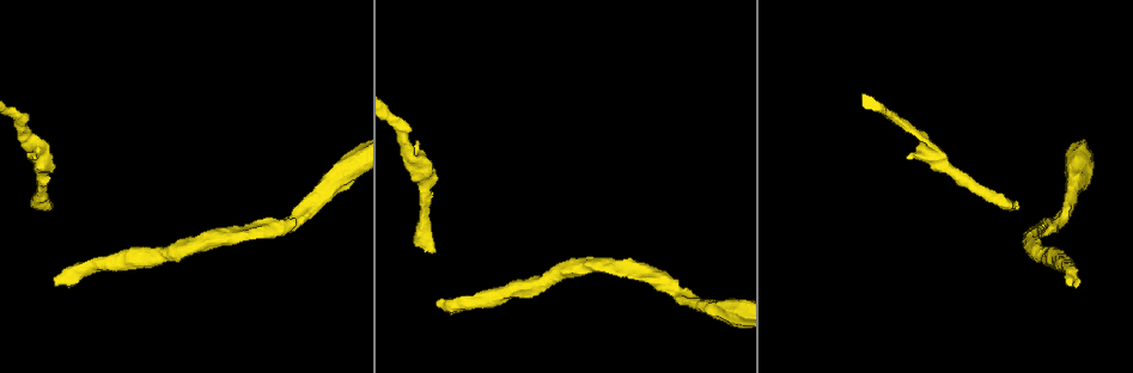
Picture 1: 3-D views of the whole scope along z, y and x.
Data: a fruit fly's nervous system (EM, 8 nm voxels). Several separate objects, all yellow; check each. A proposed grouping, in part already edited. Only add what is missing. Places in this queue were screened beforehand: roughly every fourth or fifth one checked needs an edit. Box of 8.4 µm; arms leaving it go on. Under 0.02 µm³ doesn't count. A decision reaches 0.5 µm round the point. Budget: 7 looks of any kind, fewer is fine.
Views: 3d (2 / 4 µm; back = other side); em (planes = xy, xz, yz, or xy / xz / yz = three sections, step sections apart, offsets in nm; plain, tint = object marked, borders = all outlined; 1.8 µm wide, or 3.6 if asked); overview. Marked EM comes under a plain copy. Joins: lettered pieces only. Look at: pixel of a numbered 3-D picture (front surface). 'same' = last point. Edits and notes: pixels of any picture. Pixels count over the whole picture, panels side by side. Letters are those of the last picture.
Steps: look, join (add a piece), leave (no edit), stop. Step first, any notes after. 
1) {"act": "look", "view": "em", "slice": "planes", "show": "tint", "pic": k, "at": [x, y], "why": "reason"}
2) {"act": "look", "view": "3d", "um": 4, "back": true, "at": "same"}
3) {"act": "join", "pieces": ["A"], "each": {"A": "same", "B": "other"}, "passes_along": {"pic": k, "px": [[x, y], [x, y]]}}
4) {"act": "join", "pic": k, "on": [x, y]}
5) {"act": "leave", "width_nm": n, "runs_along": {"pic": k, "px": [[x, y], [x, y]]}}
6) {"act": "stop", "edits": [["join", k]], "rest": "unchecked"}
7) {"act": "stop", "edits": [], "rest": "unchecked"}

{"act": "look", "view": "em", "slice": "xz", "step": 4, "show": "tint", "pic": 1, "at": [33, 159], "why": "branch stops here"}

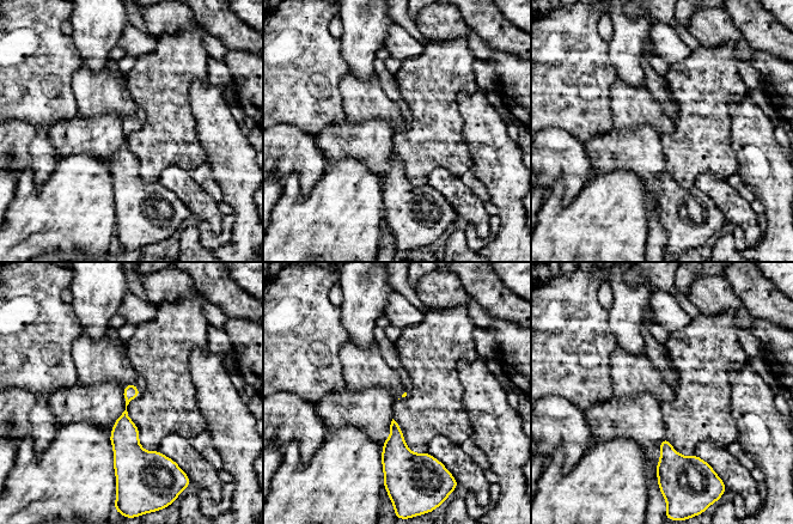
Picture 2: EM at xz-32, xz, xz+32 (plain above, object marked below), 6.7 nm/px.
{"act": "look", "view": "em", "slice": "planes", "show": "borders", "at": "same"}

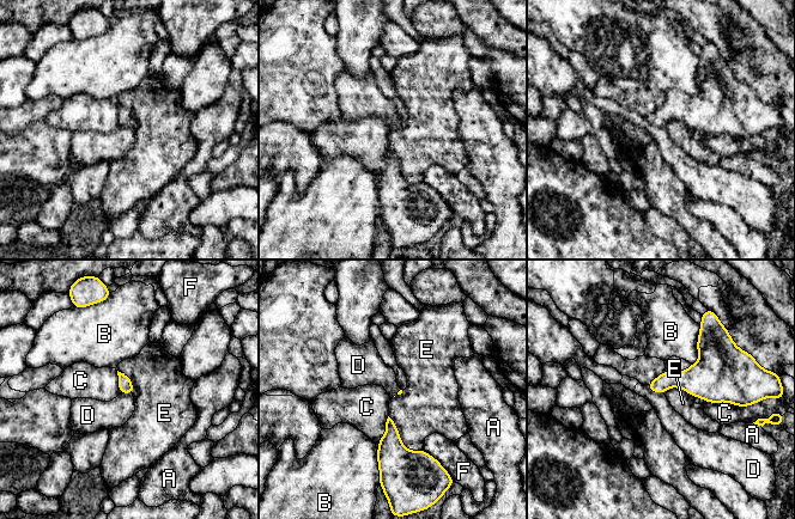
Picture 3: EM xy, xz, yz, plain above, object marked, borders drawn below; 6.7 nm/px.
{"act": "leave", "each": {"A": "other", "B": "other", "C": "other", "D": "other", "E": "other", "F": "other"}, "found": "no lettered piece goes on from it"}

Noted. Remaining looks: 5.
{"act": "look", "view": "3d", "um": 2, "pic": 1, "at": [44, 209]}

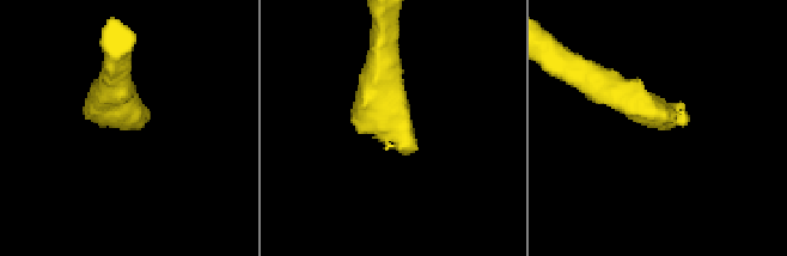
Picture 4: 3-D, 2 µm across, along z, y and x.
{"act": "look", "view": "em", "slice": "yz", "step": 16, "show": "borders", "pic": 4, "at": [134, 125], "why": "shape alone is not enough"}

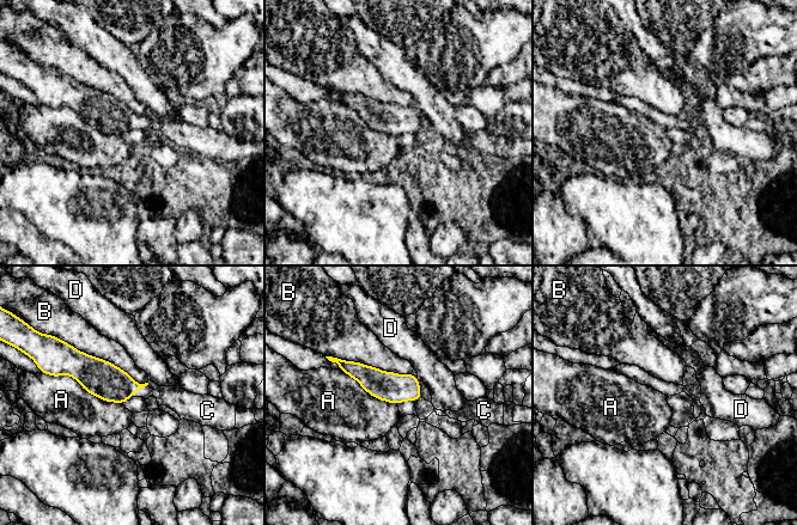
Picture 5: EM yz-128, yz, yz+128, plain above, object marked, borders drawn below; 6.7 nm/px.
{"act": "look", "view": "em", "slice": "planes", "show": "borders", "at": "same", "why": "cut it another way"}

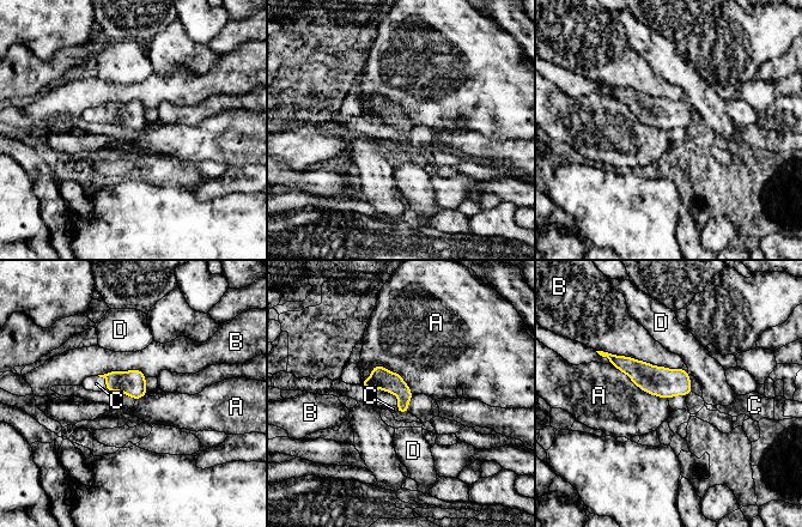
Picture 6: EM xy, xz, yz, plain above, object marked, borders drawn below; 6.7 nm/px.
{"act": "join", "pieces": ["C"], "longest_contact_nm": ["B", 550], "each": {"A": "other", "B": "other", "C": "same", "D": "other"}, "passes_along": {"pic": 6, "px": [[132, 382], [107, 382], [96, 383]]}, "found": "it goes on there"}

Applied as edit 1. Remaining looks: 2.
{"act": "stop", "edits": [["join", 6]], "rest": "unchecked"}

